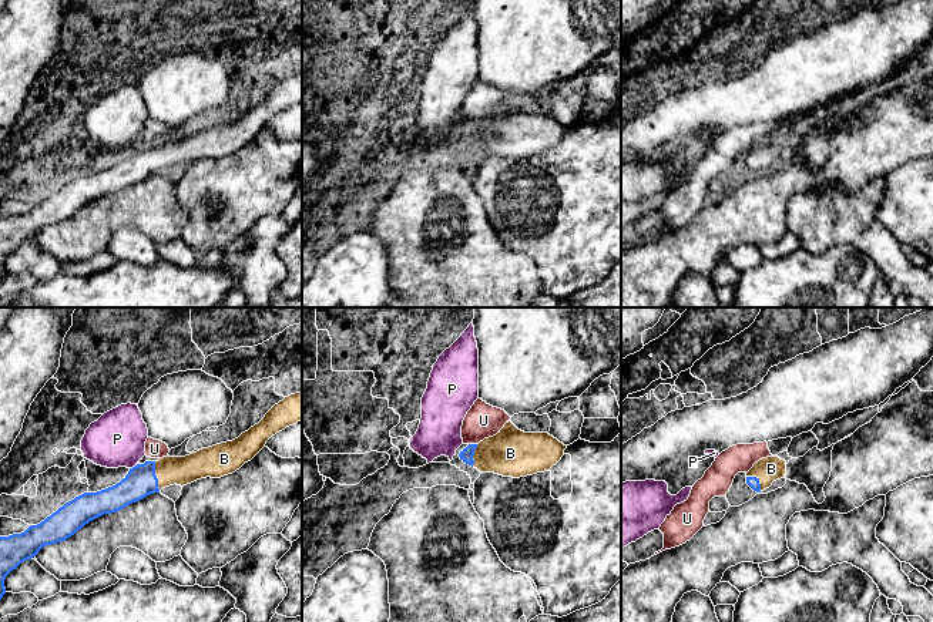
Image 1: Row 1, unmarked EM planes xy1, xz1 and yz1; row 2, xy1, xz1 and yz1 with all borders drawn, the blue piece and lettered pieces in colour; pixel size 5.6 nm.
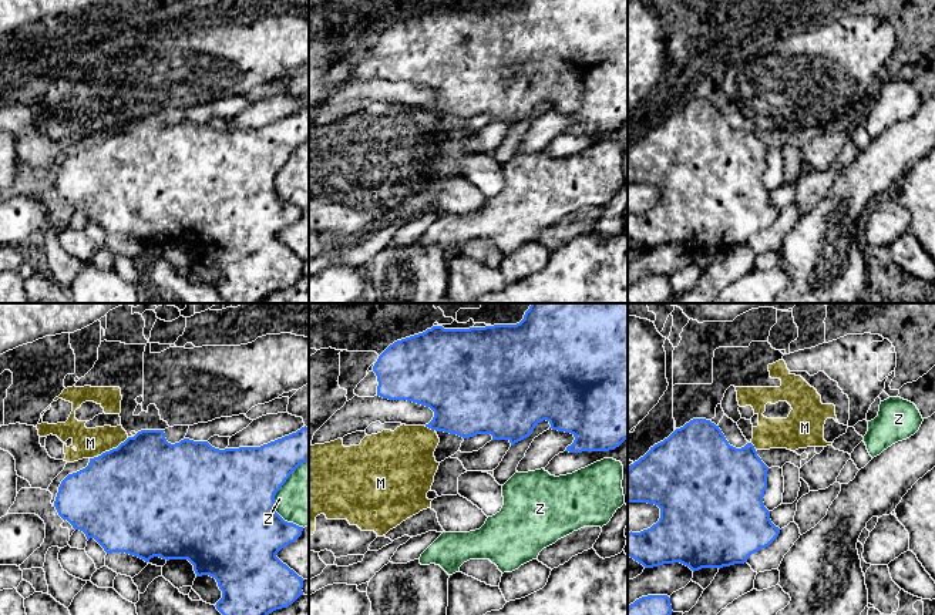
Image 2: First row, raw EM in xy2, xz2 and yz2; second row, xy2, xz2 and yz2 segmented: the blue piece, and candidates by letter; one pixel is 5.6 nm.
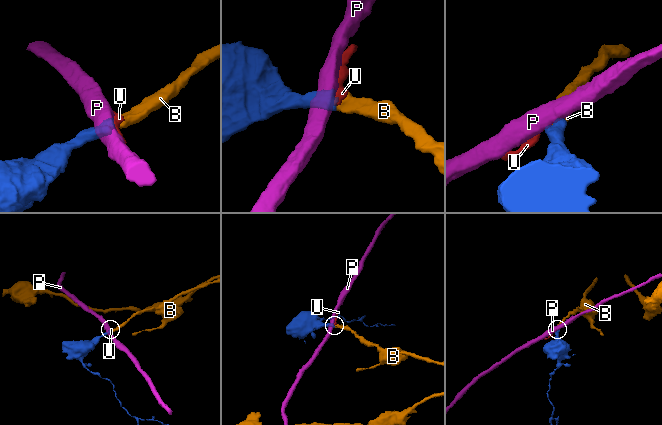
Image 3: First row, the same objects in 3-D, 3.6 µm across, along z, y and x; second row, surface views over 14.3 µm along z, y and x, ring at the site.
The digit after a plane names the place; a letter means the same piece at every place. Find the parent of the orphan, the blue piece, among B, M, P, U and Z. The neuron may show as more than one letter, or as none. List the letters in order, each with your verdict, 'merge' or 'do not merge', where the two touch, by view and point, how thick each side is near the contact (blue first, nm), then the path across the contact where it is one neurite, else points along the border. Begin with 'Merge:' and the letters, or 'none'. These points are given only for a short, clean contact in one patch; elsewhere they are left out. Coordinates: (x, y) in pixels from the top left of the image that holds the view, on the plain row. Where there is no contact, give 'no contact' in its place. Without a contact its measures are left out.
Merge: B
B: merge | xy1 (155, 157) | 170/160 nm | across xy1 (140, 162), (155, 157), (170, 151)
M: do not merge | xy2 (110, 131) | 500/170 nm | along xy2 (128, 118), (115, 128), (90, 140)
P: do not merge | xy1 (133, 148) | 170/320 nm | along xy1 (137, 145), (130, 150)
U: do not merge | xz1 (473, 125) | 70/190 nm | along xz1 (469, 124), (477, 125)
Z: do not merge | xy2 (275, 175) | 500/320 nm

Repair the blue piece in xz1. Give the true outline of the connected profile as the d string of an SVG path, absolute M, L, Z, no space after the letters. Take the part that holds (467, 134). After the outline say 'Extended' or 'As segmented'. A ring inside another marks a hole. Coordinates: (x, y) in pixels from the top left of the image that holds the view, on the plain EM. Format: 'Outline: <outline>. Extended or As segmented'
Outline: M509 102L496 117L469 125L459 138L480 154L520 159L548 152L565 130L548 114L524 114Z. Extended

